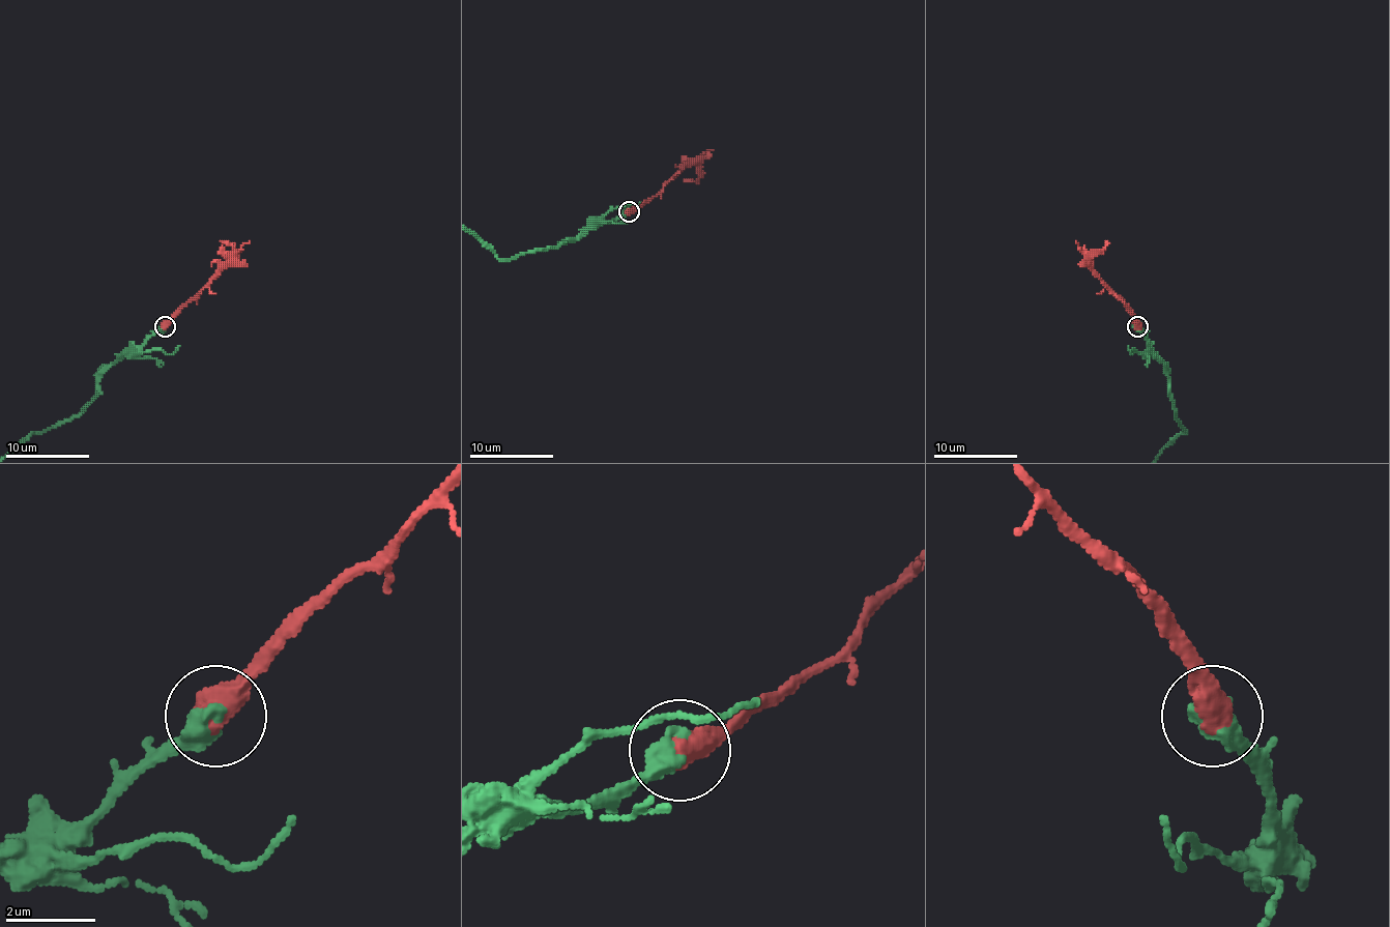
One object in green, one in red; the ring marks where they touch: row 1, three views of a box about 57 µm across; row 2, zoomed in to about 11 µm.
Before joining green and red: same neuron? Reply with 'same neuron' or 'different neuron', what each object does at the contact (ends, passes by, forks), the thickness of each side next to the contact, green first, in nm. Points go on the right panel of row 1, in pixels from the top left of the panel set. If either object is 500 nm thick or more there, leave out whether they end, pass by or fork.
same neuron | 460/600 nm

